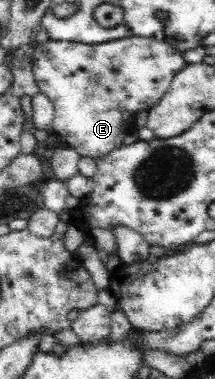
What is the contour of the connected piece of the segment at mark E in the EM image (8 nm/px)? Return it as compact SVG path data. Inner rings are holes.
M135 36L93 45L49 39L36 45L32 63L36 84L54 105L53 135L57 135L62 144L76 149L79 155L96 160L122 146L123 137L136 130L132 127L133 115L159 103L175 75L188 65L182 52L170 43Z

